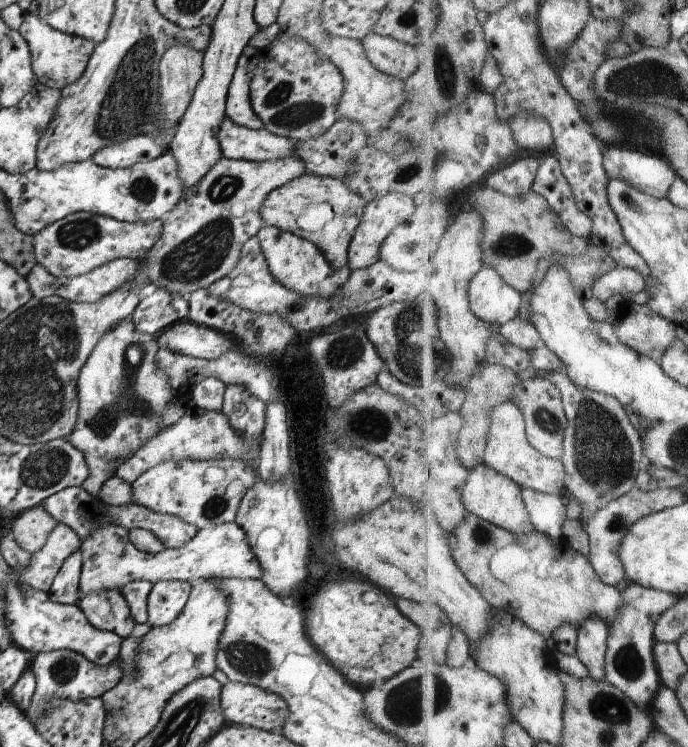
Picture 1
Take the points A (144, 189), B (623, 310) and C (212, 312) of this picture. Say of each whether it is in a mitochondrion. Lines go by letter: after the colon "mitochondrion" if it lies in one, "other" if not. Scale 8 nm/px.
A: mitochondrion
B: other
C: other

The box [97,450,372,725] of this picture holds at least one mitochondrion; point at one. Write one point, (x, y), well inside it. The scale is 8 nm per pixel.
(248, 658)

